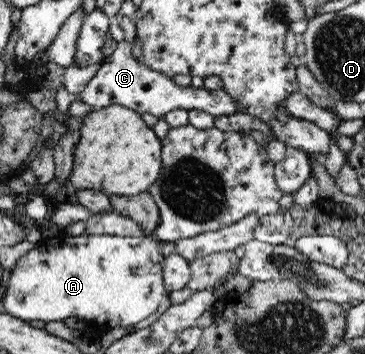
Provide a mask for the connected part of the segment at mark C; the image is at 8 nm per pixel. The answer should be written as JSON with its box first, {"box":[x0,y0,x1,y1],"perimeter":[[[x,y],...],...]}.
{"box":[55,40,235,118],"perimeter":[[[126,40],[117,43],[117,49],[104,58],[100,68],[89,80],[84,90],[77,94],[69,93],[65,87],[59,87],[55,98],[60,112],[67,113],[67,109],[74,106],[78,100],[92,106],[93,110],[111,105],[124,106],[139,114],[153,114],[158,118],[164,117],[172,110],[200,110],[207,114],[221,116],[235,112],[235,101],[223,89],[209,90],[202,87],[180,86],[163,73],[153,71],[145,64],[143,58],[135,58],[132,54],[131,43]]]}

